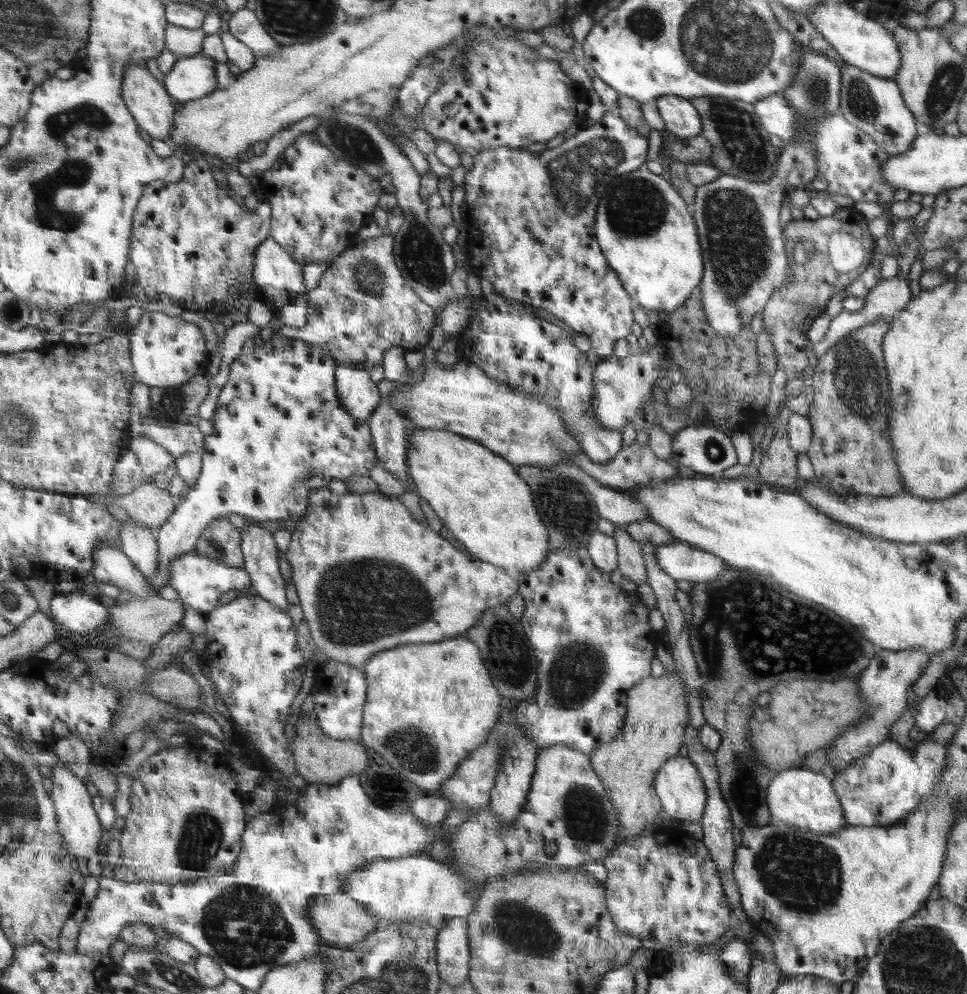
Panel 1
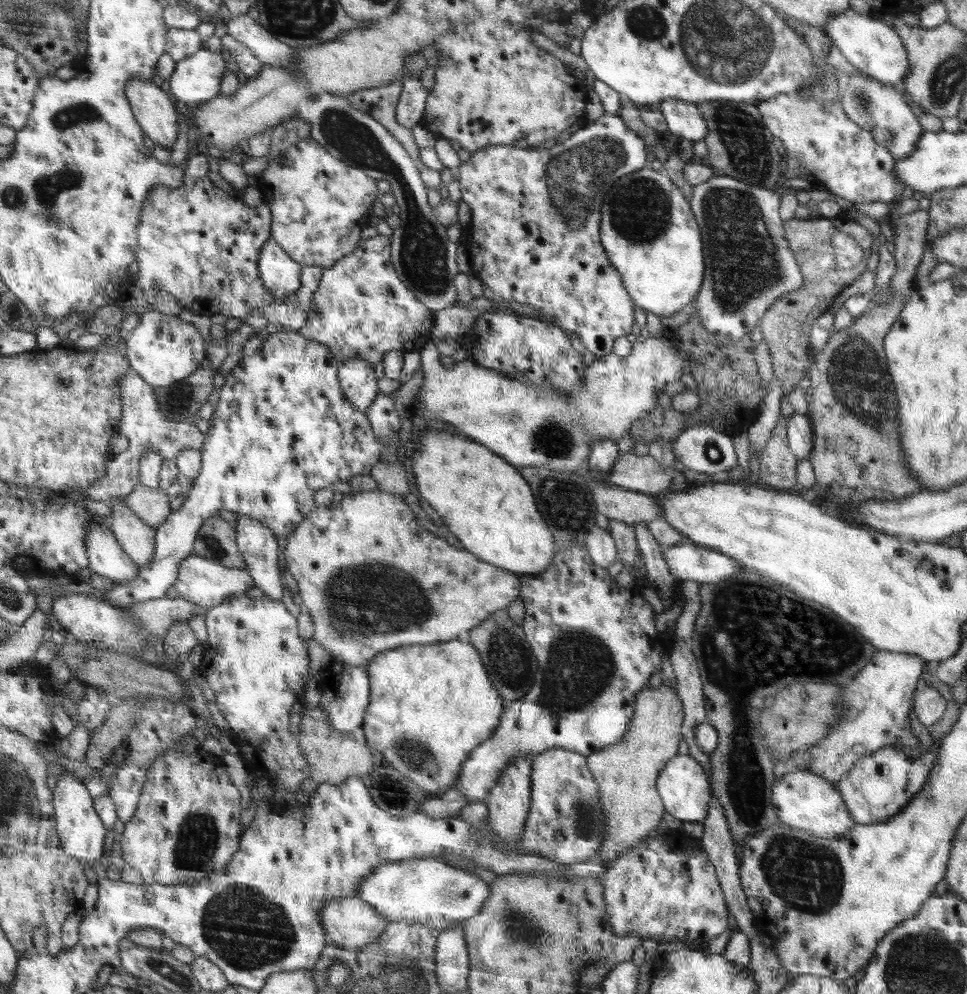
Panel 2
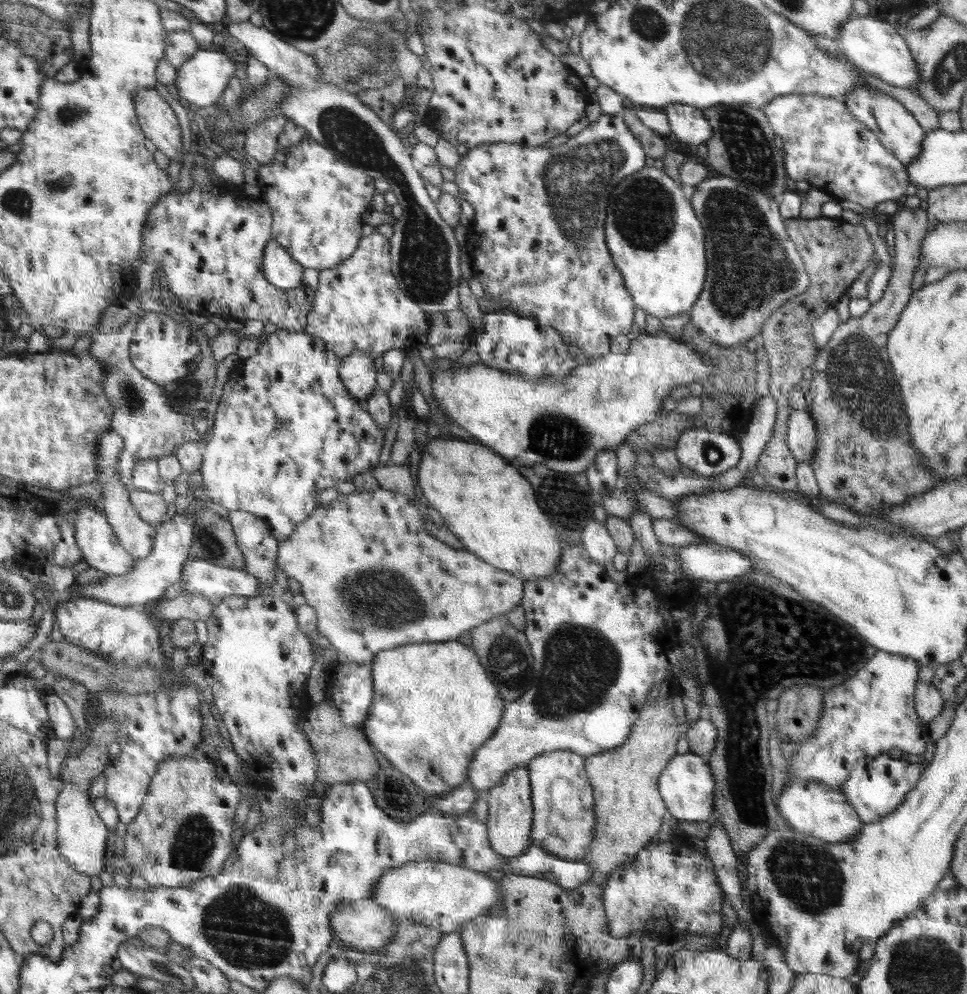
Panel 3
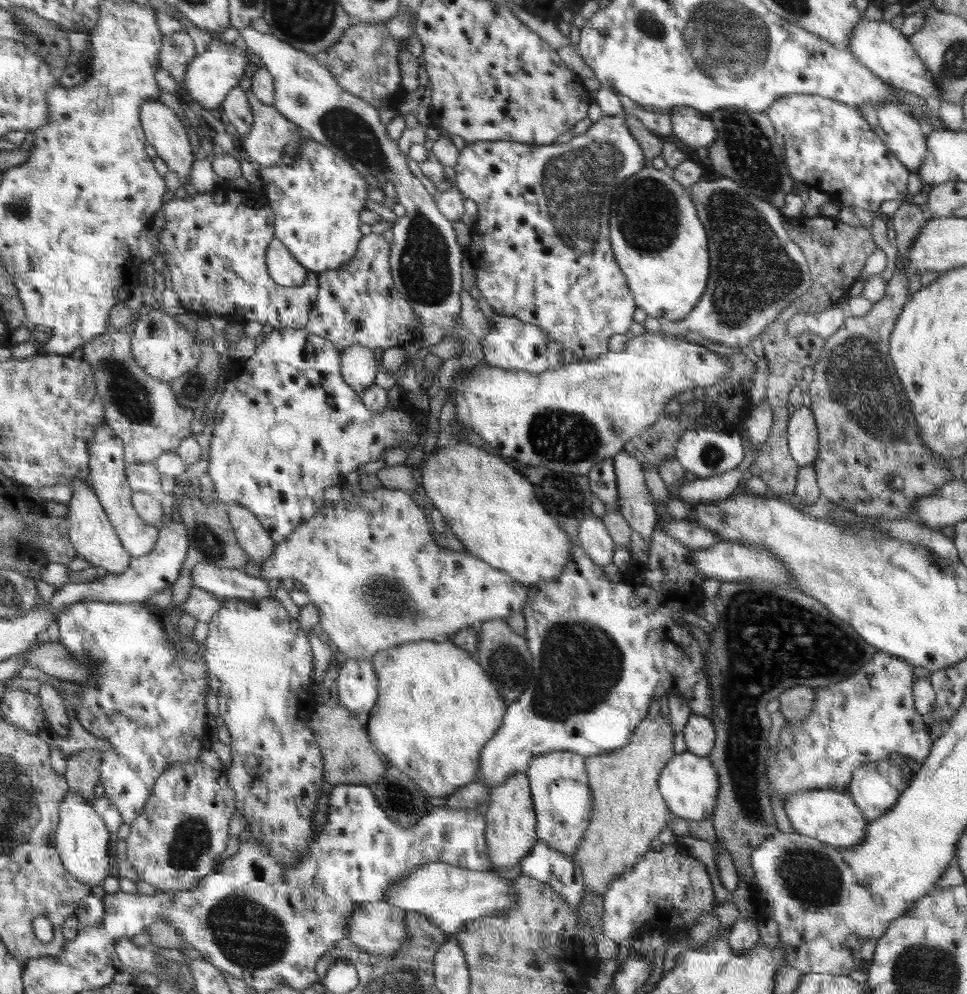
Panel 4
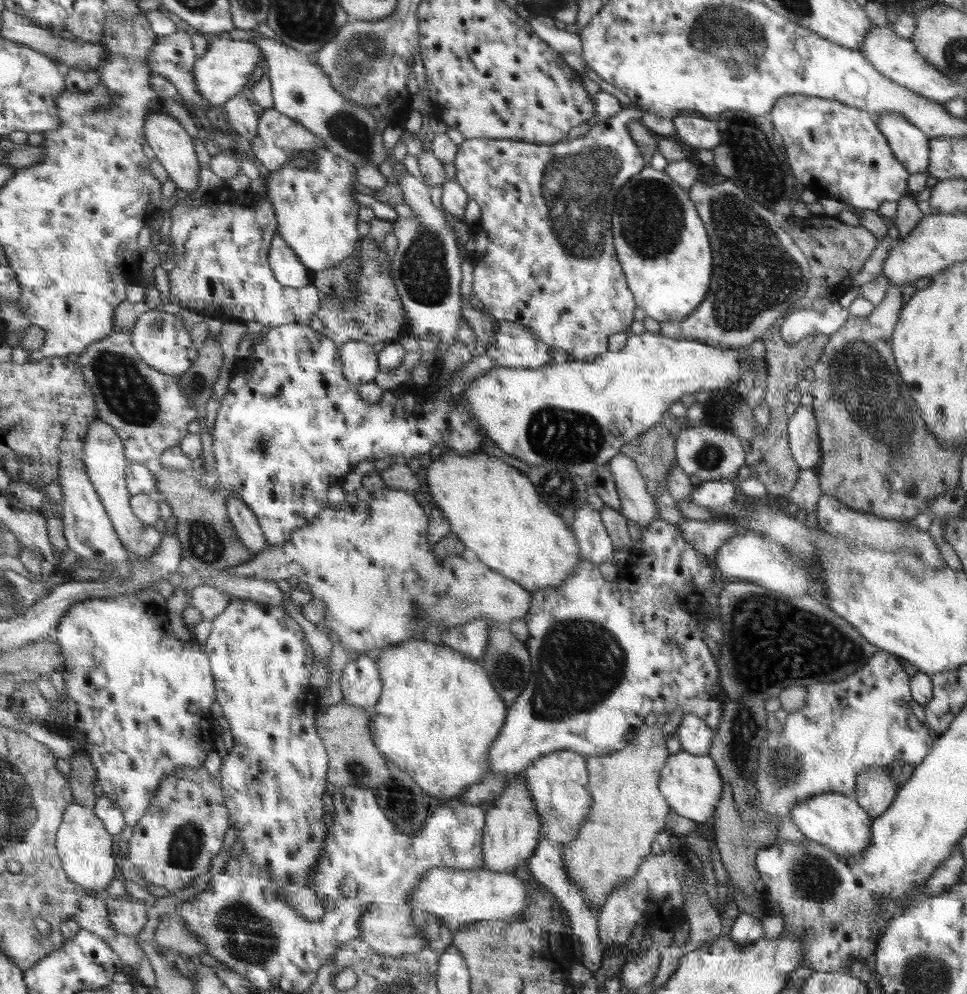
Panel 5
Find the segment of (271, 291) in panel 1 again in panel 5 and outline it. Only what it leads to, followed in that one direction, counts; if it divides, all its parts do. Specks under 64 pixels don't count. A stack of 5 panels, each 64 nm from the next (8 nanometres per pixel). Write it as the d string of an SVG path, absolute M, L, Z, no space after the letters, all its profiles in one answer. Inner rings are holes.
M278 233L271 242L269 262L275 279L282 286L302 290L314 281L314 272L299 261L295 250Z

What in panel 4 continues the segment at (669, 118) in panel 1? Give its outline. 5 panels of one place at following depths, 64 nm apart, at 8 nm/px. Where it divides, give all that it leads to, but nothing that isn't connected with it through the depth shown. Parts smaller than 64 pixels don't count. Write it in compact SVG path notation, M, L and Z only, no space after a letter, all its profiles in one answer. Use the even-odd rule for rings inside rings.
M683 106L669 114L673 133L692 148L707 147L716 138L716 127L707 113Z

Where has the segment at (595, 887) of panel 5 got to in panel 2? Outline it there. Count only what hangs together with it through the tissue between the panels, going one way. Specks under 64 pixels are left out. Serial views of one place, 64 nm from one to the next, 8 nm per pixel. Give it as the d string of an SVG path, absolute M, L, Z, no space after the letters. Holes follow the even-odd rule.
M673 684L657 688L647 686L636 696L634 720L624 740L608 745L587 755L587 765L599 786L600 803L606 815L607 832L600 846L597 862L606 868L620 854L630 852L640 845L644 836L656 828L666 808L662 808L658 796L658 779L671 758L678 757L679 744L683 740L682 699Z

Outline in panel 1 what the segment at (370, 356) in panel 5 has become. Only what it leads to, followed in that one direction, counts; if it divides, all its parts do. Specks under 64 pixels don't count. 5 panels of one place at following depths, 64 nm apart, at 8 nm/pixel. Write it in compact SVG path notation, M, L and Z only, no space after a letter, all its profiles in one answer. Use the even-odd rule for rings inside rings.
M344 364L340 370L336 370L336 374L340 374L340 398L344 398L344 406L356 414L359 422L368 424L381 401L376 384L362 366Z

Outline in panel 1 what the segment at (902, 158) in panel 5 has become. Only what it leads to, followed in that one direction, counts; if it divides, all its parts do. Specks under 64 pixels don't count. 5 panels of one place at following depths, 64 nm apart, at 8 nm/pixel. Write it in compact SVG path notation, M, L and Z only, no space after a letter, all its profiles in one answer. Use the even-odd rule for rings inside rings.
M843 64L843 96L840 102L843 117L860 127L864 134L871 135L890 156L908 152L918 137L915 115L904 104L903 92L898 87L894 79L870 74L853 64Z

